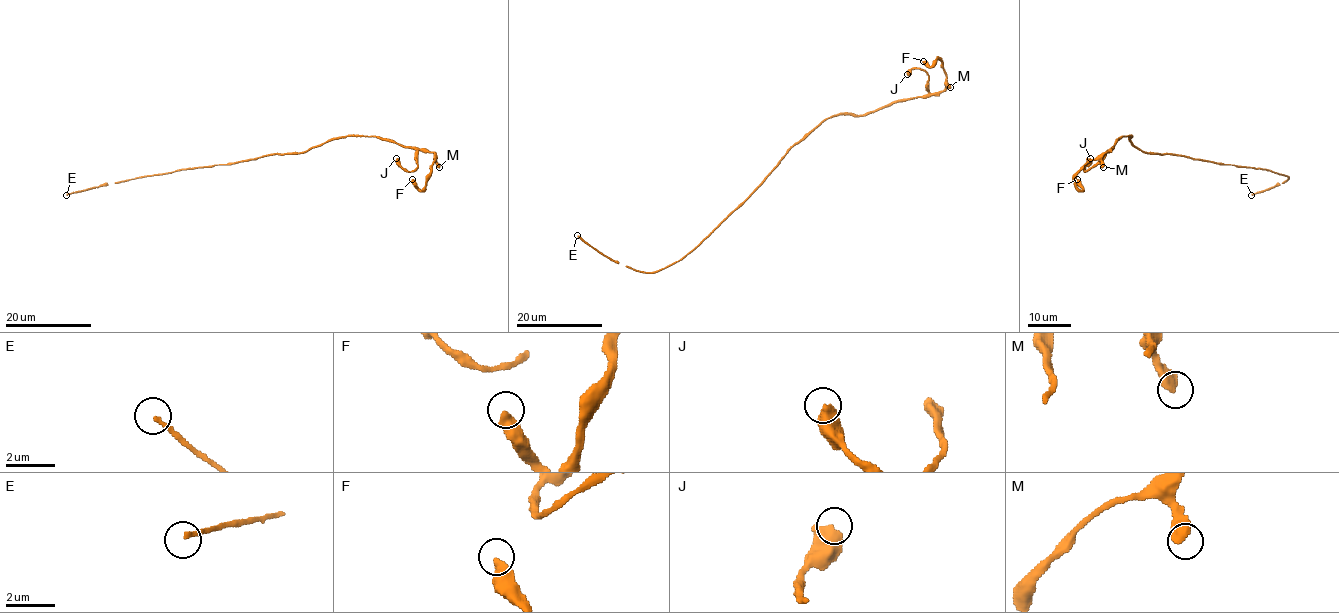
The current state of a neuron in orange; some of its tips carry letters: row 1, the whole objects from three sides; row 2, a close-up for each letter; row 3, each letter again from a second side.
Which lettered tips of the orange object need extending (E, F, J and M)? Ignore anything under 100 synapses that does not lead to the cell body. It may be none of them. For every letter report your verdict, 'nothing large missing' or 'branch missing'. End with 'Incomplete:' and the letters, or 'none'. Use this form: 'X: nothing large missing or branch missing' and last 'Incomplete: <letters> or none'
E: branch missing
F: nothing large missing
J: nothing large missing
M: nothing large missing
Incomplete: E

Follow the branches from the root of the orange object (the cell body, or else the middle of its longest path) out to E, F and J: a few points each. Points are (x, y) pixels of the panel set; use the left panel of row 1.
E: (270, 155), (144, 176), (66, 195)
F: (270, 155), (303, 153), (347, 136), (377, 136), (434, 153), (435, 162), (426, 185), (421, 191), (412, 179)
J: (270, 155), (303, 153), (347, 136), (377, 136), (417, 150), (417, 167), (412, 171), (406, 171), (396, 158)

